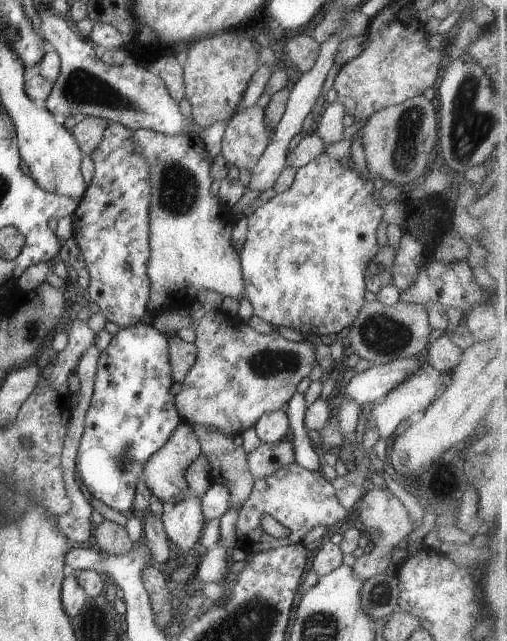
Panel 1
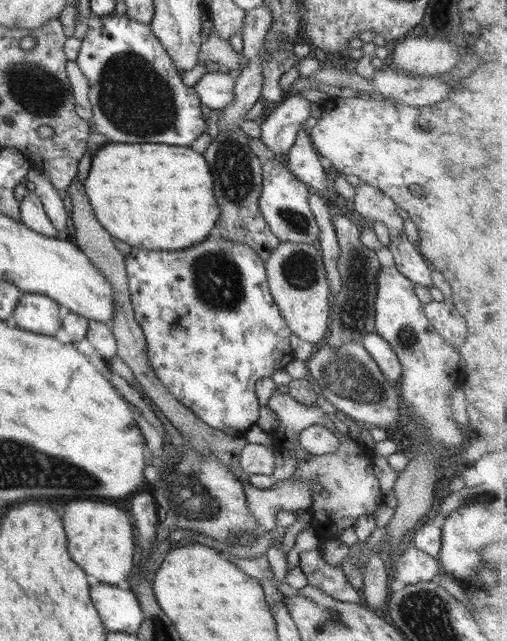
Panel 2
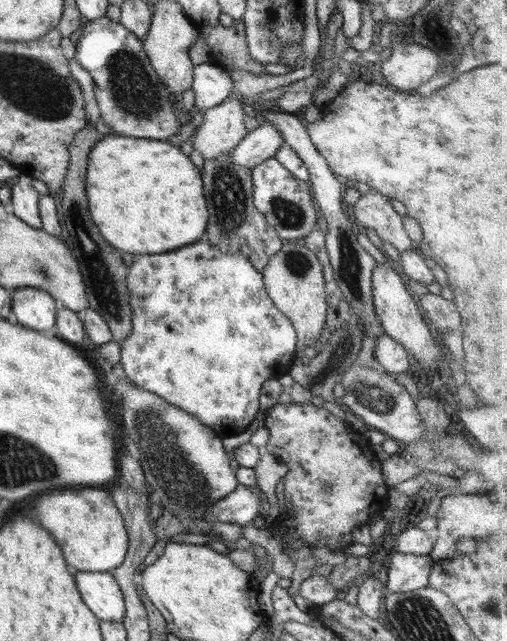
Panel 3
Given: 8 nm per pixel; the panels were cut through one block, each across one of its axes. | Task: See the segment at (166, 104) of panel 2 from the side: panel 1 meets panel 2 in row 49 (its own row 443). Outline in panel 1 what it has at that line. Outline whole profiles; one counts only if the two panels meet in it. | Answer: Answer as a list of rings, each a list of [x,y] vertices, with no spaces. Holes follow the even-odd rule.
[[[145,319],[120,329],[100,351],[76,470],[91,496],[116,512],[129,514],[144,464],[170,440],[182,421],[174,404],[176,396],[170,392],[175,383],[171,373],[168,336]]]

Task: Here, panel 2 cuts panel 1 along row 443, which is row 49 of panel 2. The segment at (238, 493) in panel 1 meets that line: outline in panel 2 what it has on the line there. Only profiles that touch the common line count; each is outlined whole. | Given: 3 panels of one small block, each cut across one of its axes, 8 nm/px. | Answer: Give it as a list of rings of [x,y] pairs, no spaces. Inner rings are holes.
[[[214,28],[210,32],[210,36],[206,40],[203,40],[200,45],[200,64],[217,62],[219,70],[225,72],[238,74],[242,72],[244,67],[248,67],[250,60],[244,54],[236,52],[228,40],[222,40]]]

